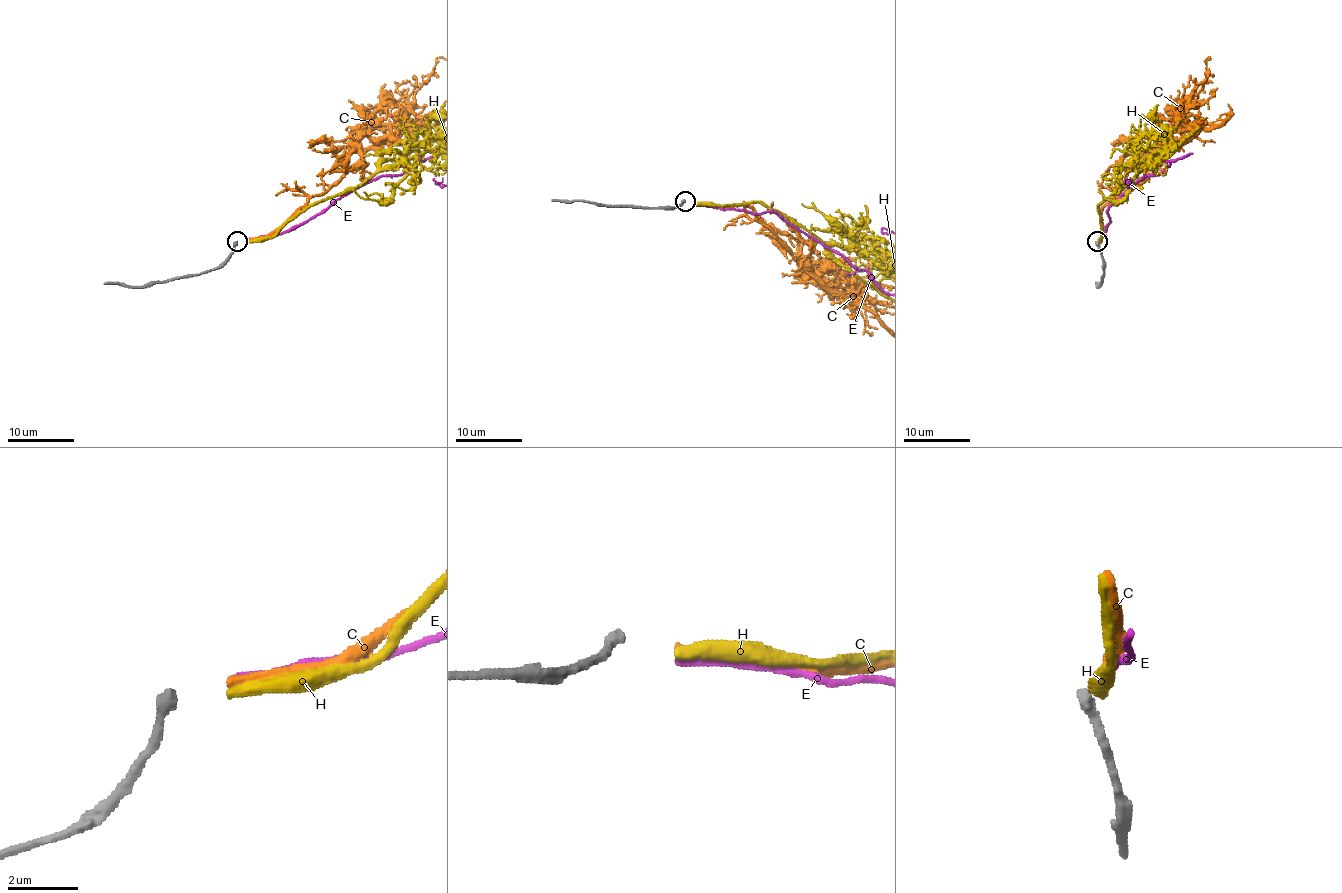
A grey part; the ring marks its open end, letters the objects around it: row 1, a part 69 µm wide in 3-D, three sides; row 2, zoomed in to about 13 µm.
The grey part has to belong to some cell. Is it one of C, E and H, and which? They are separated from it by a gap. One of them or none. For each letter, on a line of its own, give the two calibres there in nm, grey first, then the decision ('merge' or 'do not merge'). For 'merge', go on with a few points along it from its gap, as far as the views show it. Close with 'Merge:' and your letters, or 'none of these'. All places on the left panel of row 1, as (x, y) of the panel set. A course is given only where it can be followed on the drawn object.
C: 320 nm thick on the grey side, 280 nm on the other; do not merge
E: 320 nm thick on the grey side, 240 nm on the other; do not merge
H: 320 nm thick on the grey side, 380 nm on the other; do not merge
Merge: none of these

